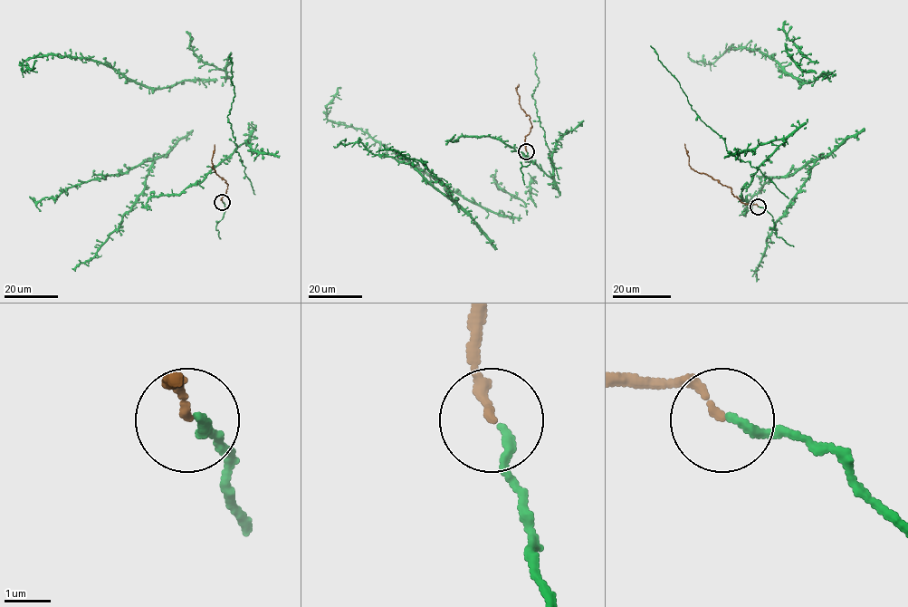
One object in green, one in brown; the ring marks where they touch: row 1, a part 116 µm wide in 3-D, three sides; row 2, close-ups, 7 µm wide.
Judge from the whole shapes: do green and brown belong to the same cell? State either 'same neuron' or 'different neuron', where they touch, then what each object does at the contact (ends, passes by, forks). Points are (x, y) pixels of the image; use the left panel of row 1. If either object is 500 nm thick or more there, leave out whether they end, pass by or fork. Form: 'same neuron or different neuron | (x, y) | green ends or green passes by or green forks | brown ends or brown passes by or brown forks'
same neuron | (222, 202) | green ends | brown ends

